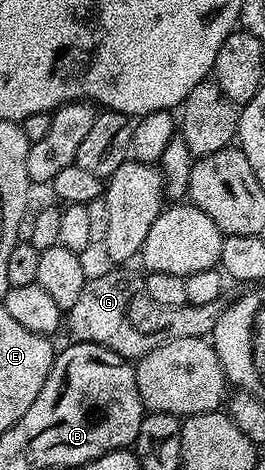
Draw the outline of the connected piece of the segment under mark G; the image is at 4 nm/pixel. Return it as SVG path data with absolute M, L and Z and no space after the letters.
M119 267L101 278L88 280L81 295L77 298L77 303L73 303L73 307L66 310L65 329L72 333L75 341L97 343L122 357L138 359L149 355L149 351L153 351L153 347L161 347L161 343L173 343L173 339L210 338L212 331L217 327L217 319L221 319L224 308L222 300L181 306L165 306L157 303L149 295L144 278L138 272L130 272L126 268Z

